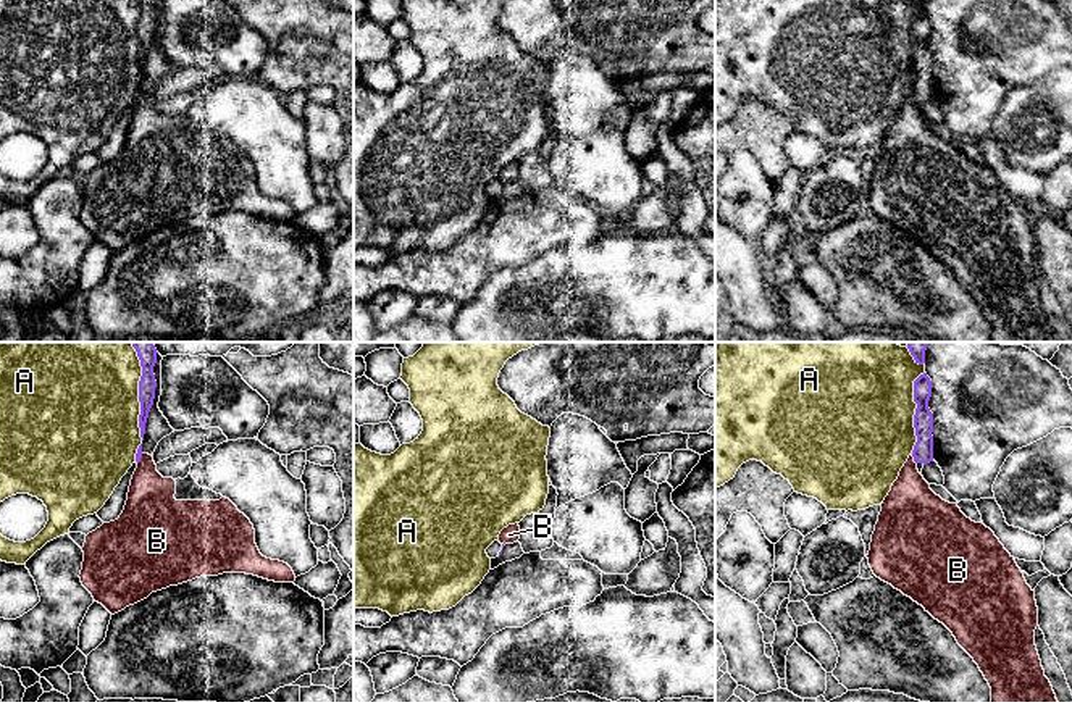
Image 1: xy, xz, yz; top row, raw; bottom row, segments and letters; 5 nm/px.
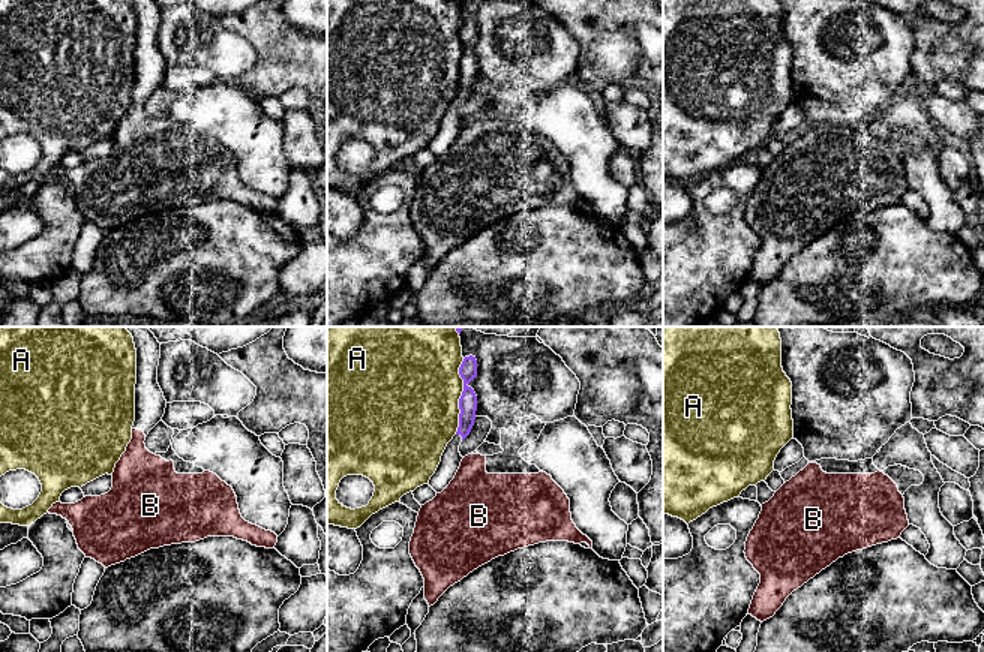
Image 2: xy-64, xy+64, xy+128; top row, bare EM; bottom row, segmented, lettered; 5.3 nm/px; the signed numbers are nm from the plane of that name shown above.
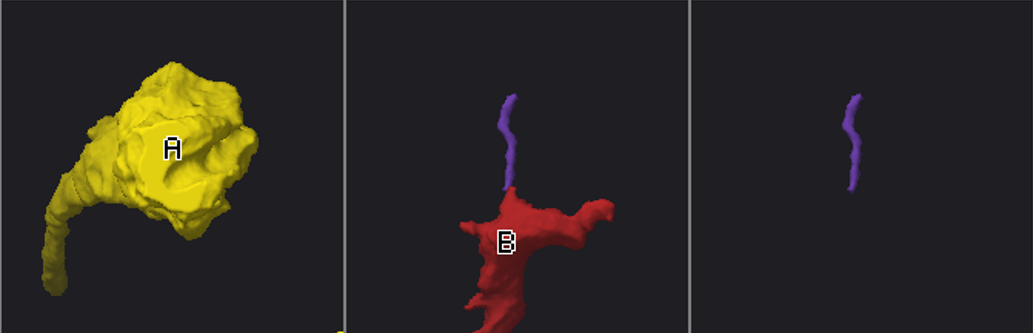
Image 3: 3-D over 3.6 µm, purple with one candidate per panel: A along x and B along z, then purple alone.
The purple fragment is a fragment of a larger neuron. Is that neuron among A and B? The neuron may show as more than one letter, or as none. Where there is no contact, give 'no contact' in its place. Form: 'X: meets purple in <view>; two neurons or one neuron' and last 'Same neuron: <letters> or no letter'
A: meets purple in yz; two neurons
B: meets purple in yz; two neurons
Same neuron: no letter

